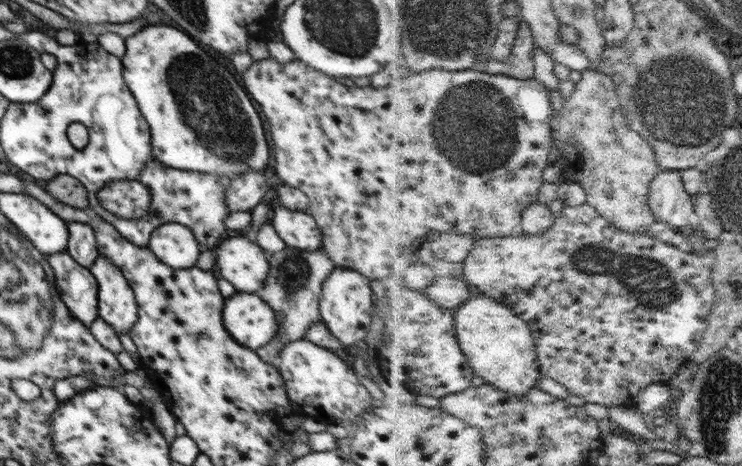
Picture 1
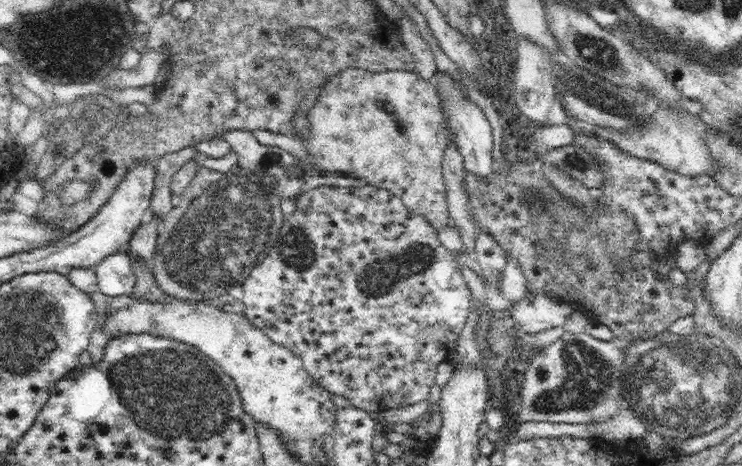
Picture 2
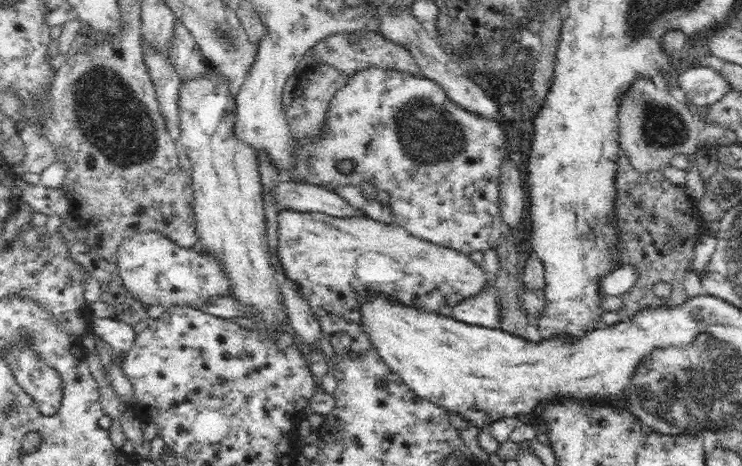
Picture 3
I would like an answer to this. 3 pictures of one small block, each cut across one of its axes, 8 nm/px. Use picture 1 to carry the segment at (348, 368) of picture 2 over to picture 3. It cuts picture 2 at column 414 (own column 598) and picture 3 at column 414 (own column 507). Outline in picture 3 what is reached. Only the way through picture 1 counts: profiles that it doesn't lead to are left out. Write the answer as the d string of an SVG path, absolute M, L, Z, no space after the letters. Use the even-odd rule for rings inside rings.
M288 207L280 209L278 218L278 254L286 273L296 279L308 302L320 319L321 328L331 335L330 342L343 351L365 351L372 346L361 330L357 310L357 298L369 291L384 291L420 309L436 311L440 306L451 306L463 300L479 297L488 290L490 277L487 270L470 259L469 254L412 236L396 225L376 222L366 218L338 218L323 212L301 211Z

